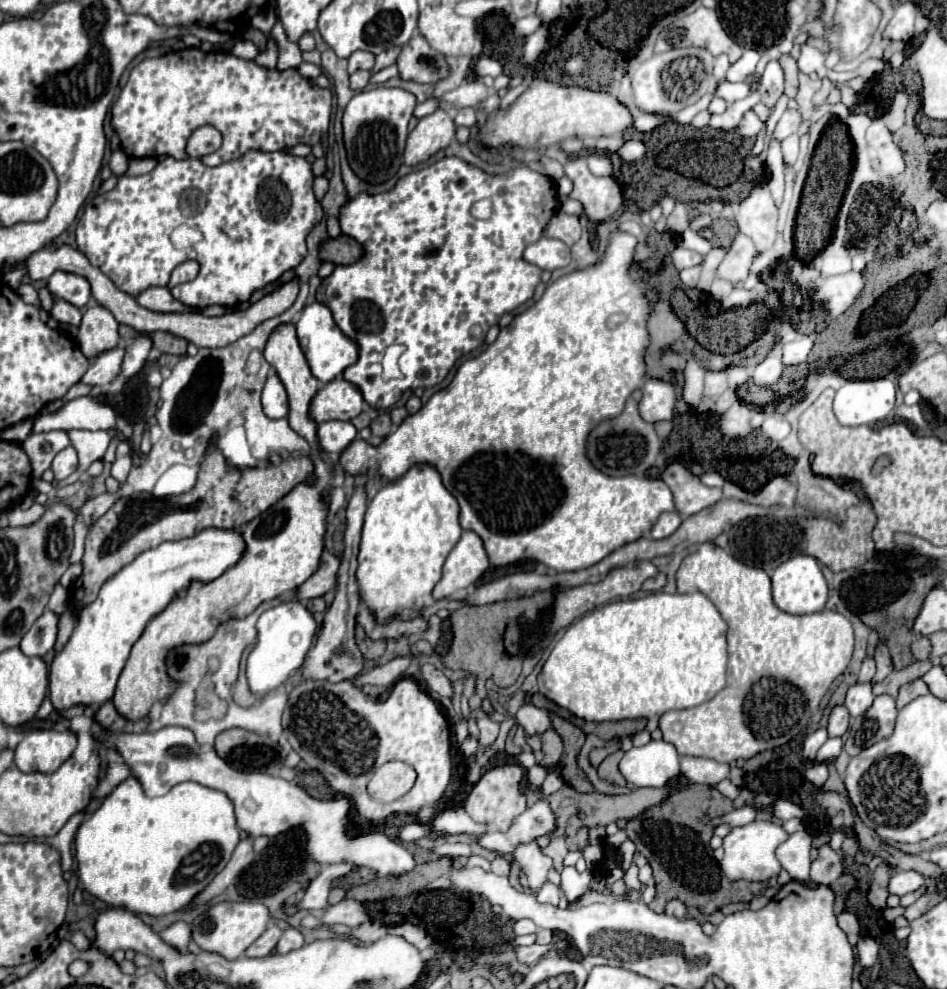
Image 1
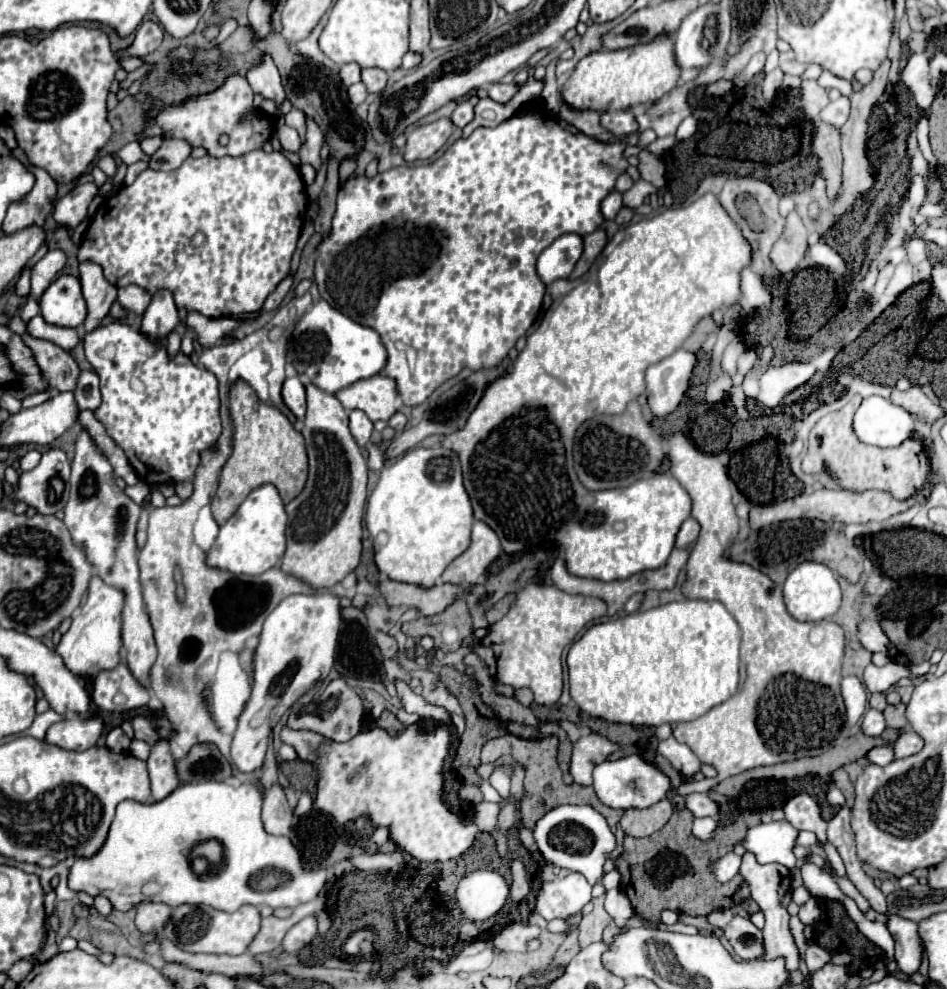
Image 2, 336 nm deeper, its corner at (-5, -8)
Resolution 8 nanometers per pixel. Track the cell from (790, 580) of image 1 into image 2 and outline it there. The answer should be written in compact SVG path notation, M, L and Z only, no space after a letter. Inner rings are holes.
M805 561L787 575L787 581L783 583L783 597L785 597L787 611L797 621L831 619L841 605L841 589L835 575L831 573L829 567L815 561Z

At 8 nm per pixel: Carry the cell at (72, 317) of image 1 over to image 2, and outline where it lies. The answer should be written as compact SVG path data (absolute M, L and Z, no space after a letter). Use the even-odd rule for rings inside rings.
M125 323L83 333L83 345L101 379L103 403L95 417L125 451L139 479L149 485L193 481L199 451L211 447L221 433L217 377L195 367L183 353L169 359L165 343L151 341Z

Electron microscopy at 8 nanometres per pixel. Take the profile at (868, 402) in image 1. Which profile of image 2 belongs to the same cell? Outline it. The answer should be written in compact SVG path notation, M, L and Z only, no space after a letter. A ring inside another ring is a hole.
M873 395L861 401L853 431L867 445L897 447L913 435L913 417L889 399Z

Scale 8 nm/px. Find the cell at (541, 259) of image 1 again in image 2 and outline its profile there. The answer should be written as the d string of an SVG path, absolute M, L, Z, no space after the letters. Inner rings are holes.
M567 233L555 239L537 259L537 273L545 285L551 285L555 279L569 277L577 259L583 253L581 235Z

